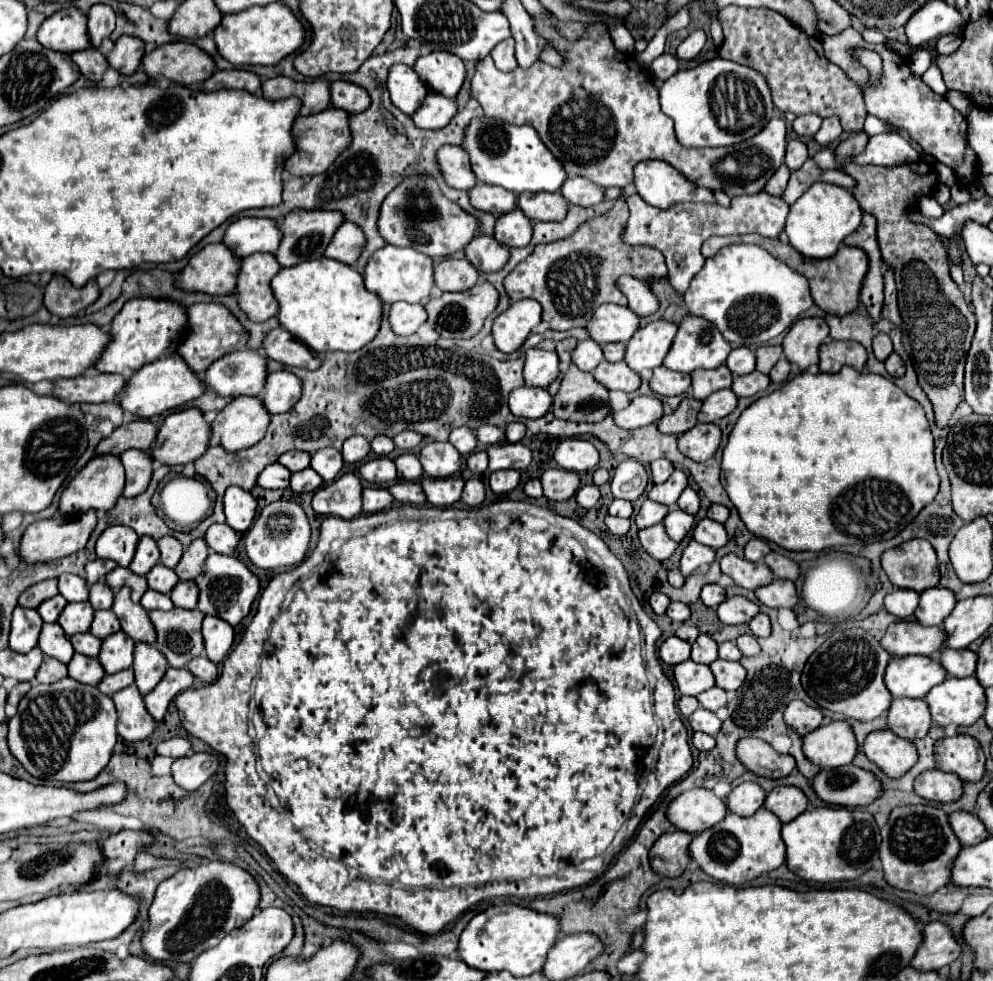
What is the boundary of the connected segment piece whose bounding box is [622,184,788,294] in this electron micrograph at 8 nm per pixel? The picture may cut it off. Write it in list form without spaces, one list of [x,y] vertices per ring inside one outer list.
[[[629,184],[624,190],[626,202],[630,208],[630,218],[622,238],[632,246],[648,244],[660,250],[666,258],[668,280],[674,286],[674,290],[678,290],[680,294],[688,290],[690,280],[704,266],[704,256],[700,254],[700,246],[704,240],[708,240],[714,234],[738,236],[738,234],[752,234],[752,232],[760,236],[768,236],[768,238],[778,238],[780,230],[784,230],[784,222],[788,216],[788,204],[782,198],[770,196],[766,192],[760,192],[754,196],[736,196],[732,198],[730,208],[724,208],[720,204],[686,202],[686,204],[674,204],[670,206],[670,210],[658,210],[646,204],[636,194],[634,184]]]

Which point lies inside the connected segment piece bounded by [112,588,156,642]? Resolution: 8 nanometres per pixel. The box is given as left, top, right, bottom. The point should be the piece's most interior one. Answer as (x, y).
(134, 620)

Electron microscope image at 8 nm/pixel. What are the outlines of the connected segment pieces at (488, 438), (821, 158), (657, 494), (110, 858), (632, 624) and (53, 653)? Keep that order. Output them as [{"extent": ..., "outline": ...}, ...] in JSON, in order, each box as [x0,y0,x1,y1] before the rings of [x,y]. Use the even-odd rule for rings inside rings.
[{"extent":[476,424,506,446],"outline":[[[490,424],[480,426],[480,428],[476,430],[476,438],[478,438],[478,442],[480,442],[482,446],[502,444],[502,442],[506,440],[506,438],[504,438],[504,432],[502,432],[500,428],[496,428],[496,426],[490,426]]]},{"extent":[814,148,838,170],"outline":[[[822,148],[816,156],[814,156],[816,164],[822,168],[822,170],[830,170],[830,168],[838,168],[838,160],[836,160],[836,154],[834,150],[830,148]]]},{"extent":[648,470,688,506],"outline":[[[674,470],[664,484],[652,486],[652,490],[648,492],[648,498],[666,506],[674,506],[686,486],[688,486],[688,476],[682,470]]]},{"extent":[98,830,154,876],"outline":[[[120,830],[118,834],[110,836],[108,840],[104,840],[102,846],[102,854],[106,858],[106,870],[100,870],[98,874],[110,874],[110,876],[118,876],[124,866],[132,864],[136,858],[136,846],[138,844],[148,844],[152,842],[154,836],[142,830]]]},{"extent":[174,498,694,934],"outline":[[[505,498],[505,499],[502,499],[502,500],[500,500],[500,501],[496,501],[496,502],[494,502],[494,503],[492,503],[492,504],[490,504],[490,505],[487,505],[487,506],[480,506],[480,507],[478,507],[478,508],[477,508],[477,507],[476,507],[476,508],[472,508],[472,511],[467,511],[467,510],[461,510],[461,509],[457,509],[457,508],[454,508],[454,507],[449,507],[449,508],[444,508],[444,510],[460,510],[460,512],[470,512],[470,514],[466,514],[466,516],[462,516],[462,520],[408,520],[408,518],[418,518],[418,514],[420,514],[420,510],[424,510],[424,508],[438,508],[438,507],[429,507],[429,506],[424,506],[424,507],[420,507],[420,509],[419,509],[419,508],[417,508],[417,507],[414,507],[414,506],[410,506],[410,505],[402,505],[402,506],[401,506],[401,507],[396,507],[396,508],[391,508],[391,509],[389,509],[389,510],[387,510],[387,511],[382,511],[382,512],[377,512],[377,513],[376,513],[376,514],[362,514],[362,515],[360,515],[360,516],[357,516],[357,517],[356,517],[356,518],[353,518],[353,519],[352,519],[352,520],[344,520],[344,519],[342,519],[342,518],[338,518],[338,517],[336,517],[336,516],[328,516],[328,517],[326,517],[326,518],[325,518],[325,519],[324,519],[324,520],[323,520],[323,522],[322,522],[322,524],[321,524],[321,527],[320,527],[320,536],[319,536],[319,540],[318,540],[318,543],[317,543],[317,546],[316,546],[316,548],[314,548],[314,551],[313,551],[313,552],[312,552],[312,556],[309,556],[309,557],[308,557],[308,558],[307,558],[307,559],[305,559],[305,560],[304,560],[304,561],[303,561],[303,562],[302,562],[302,563],[301,563],[301,564],[300,564],[300,565],[298,565],[298,566],[297,566],[297,567],[295,567],[295,568],[293,568],[293,569],[291,569],[291,570],[288,570],[288,571],[285,571],[285,572],[282,572],[282,573],[280,573],[280,574],[276,574],[276,576],[274,576],[274,578],[272,578],[272,580],[270,580],[270,582],[268,582],[268,586],[266,586],[266,588],[264,588],[264,590],[262,590],[262,592],[260,592],[260,598],[258,598],[258,612],[256,612],[256,616],[254,616],[254,618],[252,618],[252,622],[250,622],[250,626],[248,626],[248,628],[246,628],[246,632],[244,632],[244,636],[242,636],[242,640],[240,640],[240,642],[238,642],[238,646],[234,646],[234,650],[232,650],[232,652],[230,652],[230,654],[228,654],[228,658],[226,658],[226,660],[224,660],[224,666],[222,666],[222,672],[220,672],[220,676],[218,676],[218,680],[216,680],[216,682],[214,682],[214,684],[210,684],[210,686],[204,686],[204,688],[198,688],[198,690],[196,690],[196,688],[188,688],[188,690],[184,690],[184,692],[182,692],[182,694],[178,694],[178,696],[176,696],[176,700],[174,700],[174,704],[176,704],[176,710],[178,710],[178,716],[180,716],[180,722],[182,722],[182,726],[184,726],[184,728],[186,728],[186,732],[188,732],[188,734],[190,734],[190,736],[194,736],[194,738],[200,738],[200,740],[202,740],[202,742],[206,742],[206,744],[208,744],[208,746],[210,746],[210,748],[212,748],[212,750],[214,750],[214,752],[216,752],[216,754],[218,754],[218,756],[224,756],[224,758],[226,758],[226,766],[224,766],[224,774],[226,774],[226,782],[224,782],[224,790],[226,790],[226,802],[228,802],[228,806],[230,806],[230,810],[232,810],[232,812],[234,812],[234,816],[236,816],[236,820],[238,820],[238,822],[240,822],[240,824],[242,824],[242,826],[244,826],[244,830],[246,830],[246,834],[248,834],[248,836],[250,836],[250,838],[252,838],[252,840],[254,840],[254,842],[256,842],[256,844],[260,844],[260,846],[262,846],[262,848],[264,848],[264,852],[266,852],[266,854],[268,854],[268,858],[270,858],[270,860],[272,860],[272,862],[274,862],[274,866],[276,866],[276,868],[278,868],[278,872],[280,872],[280,874],[282,874],[282,876],[284,876],[284,878],[286,878],[286,880],[288,880],[288,882],[292,882],[292,884],[296,884],[296,886],[298,886],[298,888],[300,888],[300,892],[302,892],[302,896],[304,896],[304,898],[306,898],[306,902],[308,902],[308,904],[314,904],[314,906],[328,906],[328,908],[332,908],[332,910],[338,910],[338,912],[340,912],[340,914],[352,914],[352,912],[358,912],[358,914],[368,914],[368,912],[376,912],[376,914],[386,914],[386,916],[396,916],[396,917],[398,917],[398,918],[402,918],[402,922],[404,922],[404,924],[406,924],[406,926],[410,926],[410,928],[412,928],[412,930],[414,930],[414,932],[418,932],[418,934],[438,934],[438,932],[440,932],[440,930],[442,930],[442,928],[444,928],[444,926],[446,926],[446,924],[450,924],[450,922],[454,922],[454,920],[456,920],[456,918],[458,918],[458,916],[461,916],[461,915],[462,915],[462,914],[463,914],[463,913],[464,913],[464,912],[465,912],[465,911],[466,911],[466,910],[468,910],[468,909],[469,909],[469,908],[470,908],[470,907],[472,907],[472,904],[476,904],[476,902],[480,902],[480,900],[488,900],[488,898],[498,898],[498,896],[514,896],[514,898],[536,898],[536,896],[548,896],[548,894],[558,894],[558,892],[566,892],[566,890],[572,890],[572,888],[578,888],[578,886],[584,886],[584,884],[588,884],[588,882],[590,882],[590,880],[594,880],[594,878],[599,878],[599,877],[600,877],[600,876],[601,876],[601,875],[602,875],[602,874],[603,874],[603,873],[604,873],[604,872],[605,872],[605,871],[606,871],[606,870],[607,870],[607,869],[608,869],[608,867],[609,867],[609,865],[610,865],[610,864],[611,864],[611,862],[612,862],[612,861],[613,861],[613,859],[614,859],[614,858],[615,858],[615,856],[616,856],[616,855],[617,855],[617,854],[619,854],[619,853],[620,853],[620,851],[621,851],[621,850],[623,850],[623,849],[622,849],[622,826],[624,826],[624,825],[627,825],[627,834],[626,834],[626,839],[627,839],[627,841],[626,841],[626,842],[627,842],[627,843],[626,843],[626,845],[627,845],[627,844],[628,844],[628,843],[629,843],[629,842],[630,842],[630,841],[629,841],[629,840],[630,840],[630,839],[632,839],[632,838],[633,838],[633,837],[634,837],[634,835],[635,835],[635,832],[636,832],[636,831],[637,831],[637,829],[638,829],[638,828],[639,828],[639,826],[640,826],[640,825],[641,825],[641,824],[640,824],[640,823],[642,823],[642,821],[643,821],[643,819],[644,819],[644,814],[646,814],[646,812],[648,812],[648,813],[649,813],[649,811],[648,811],[648,808],[650,808],[650,806],[652,806],[652,804],[654,804],[654,802],[656,802],[656,800],[658,800],[658,796],[660,796],[660,794],[662,794],[662,792],[664,792],[664,790],[666,790],[666,788],[670,788],[670,786],[672,786],[672,784],[676,784],[676,782],[678,782],[678,780],[680,780],[680,778],[682,778],[682,776],[686,776],[686,774],[688,774],[688,772],[690,772],[690,768],[692,768],[692,762],[694,762],[694,760],[692,760],[692,752],[690,752],[690,746],[688,746],[688,734],[686,734],[686,728],[684,728],[684,724],[682,724],[682,720],[680,720],[680,716],[678,716],[678,712],[676,712],[676,698],[674,698],[674,686],[672,686],[672,682],[670,682],[670,680],[668,680],[668,676],[666,676],[666,674],[664,674],[664,672],[662,672],[662,666],[660,666],[660,662],[658,662],[658,656],[656,656],[656,640],[658,640],[658,638],[660,638],[660,634],[662,634],[662,630],[660,630],[660,628],[658,628],[658,626],[656,626],[656,624],[654,624],[654,620],[652,620],[652,618],[650,618],[650,616],[648,616],[648,614],[646,614],[646,612],[644,612],[644,608],[642,608],[642,606],[640,606],[640,602],[638,602],[638,598],[637,598],[637,597],[636,597],[636,596],[634,596],[634,593],[633,593],[633,591],[632,591],[632,589],[631,589],[631,586],[630,586],[630,581],[629,581],[629,578],[628,578],[628,574],[627,574],[627,572],[626,572],[626,570],[625,570],[625,568],[624,568],[624,566],[622,566],[622,562],[620,562],[620,560],[618,560],[618,558],[616,558],[616,556],[614,556],[614,554],[612,554],[612,552],[610,552],[610,548],[608,548],[608,546],[606,546],[606,544],[604,544],[604,540],[602,540],[602,538],[600,538],[600,536],[596,536],[596,534],[594,534],[594,532],[590,532],[590,530],[586,530],[586,528],[582,528],[582,526],[580,526],[580,524],[578,524],[578,522],[576,522],[576,520],[574,520],[574,519],[571,519],[571,518],[564,518],[564,516],[561,516],[561,515],[559,515],[559,514],[557,514],[557,513],[555,513],[555,512],[554,512],[554,511],[553,511],[553,512],[552,512],[552,511],[551,511],[551,510],[550,510],[550,509],[549,509],[549,508],[545,508],[545,507],[541,507],[541,506],[538,506],[538,505],[536,505],[536,504],[533,504],[533,503],[529,503],[529,502],[526,502],[526,501],[511,501],[511,500],[510,500],[510,499],[507,499],[507,498]],[[384,518],[388,518],[388,520],[394,520],[394,518],[404,518],[404,520],[394,520],[394,522],[390,522],[390,524],[384,524]],[[610,760],[616,760],[616,768],[614,768],[614,770],[610,770]],[[536,774],[538,774],[538,776],[542,776],[542,778],[546,778],[546,788],[544,788],[544,786],[542,786],[542,788],[538,788],[538,784],[536,784],[536,778],[538,778],[538,776],[536,776]]]},{"extent":[38,622,74,664],"outline":[[[56,622],[42,626],[38,646],[46,656],[56,658],[56,660],[60,660],[64,664],[68,664],[72,660],[72,656],[74,656],[74,648],[70,644],[70,638],[64,634],[64,630]]]}]

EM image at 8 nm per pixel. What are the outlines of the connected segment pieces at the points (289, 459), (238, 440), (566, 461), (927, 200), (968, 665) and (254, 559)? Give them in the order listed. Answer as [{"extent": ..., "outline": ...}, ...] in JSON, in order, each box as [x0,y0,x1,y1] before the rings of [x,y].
[{"extent":[278,450,310,472],"outline":[[[292,450],[292,452],[282,454],[282,456],[278,458],[278,462],[280,462],[282,466],[286,466],[290,472],[300,472],[300,470],[304,470],[304,468],[310,466],[310,456],[308,456],[306,452],[296,452],[296,450]]]},{"extent":[210,396,270,452],"outline":[[[238,396],[218,412],[214,424],[210,424],[210,432],[220,438],[220,446],[226,452],[238,452],[260,442],[266,434],[268,422],[270,414],[260,398]]]},{"extent":[554,438,598,472],"outline":[[[566,438],[558,444],[554,460],[560,468],[572,472],[588,472],[598,468],[598,450],[592,442],[582,438]]]},{"extent":[918,196,944,218],"outline":[[[924,196],[920,202],[918,202],[918,210],[920,214],[924,214],[926,218],[940,218],[944,214],[944,208],[932,198],[932,196]]]},{"extent":[940,648,976,678],"outline":[[[944,648],[942,656],[940,656],[940,664],[942,668],[948,672],[948,676],[952,678],[966,678],[972,676],[976,670],[976,652],[964,648],[964,650],[950,650]]]},{"extent":[246,500,310,570],"outline":[[[288,500],[268,504],[258,518],[254,520],[252,528],[246,532],[246,554],[254,568],[276,570],[284,566],[296,566],[304,560],[310,544],[310,524],[304,510]]]}]

